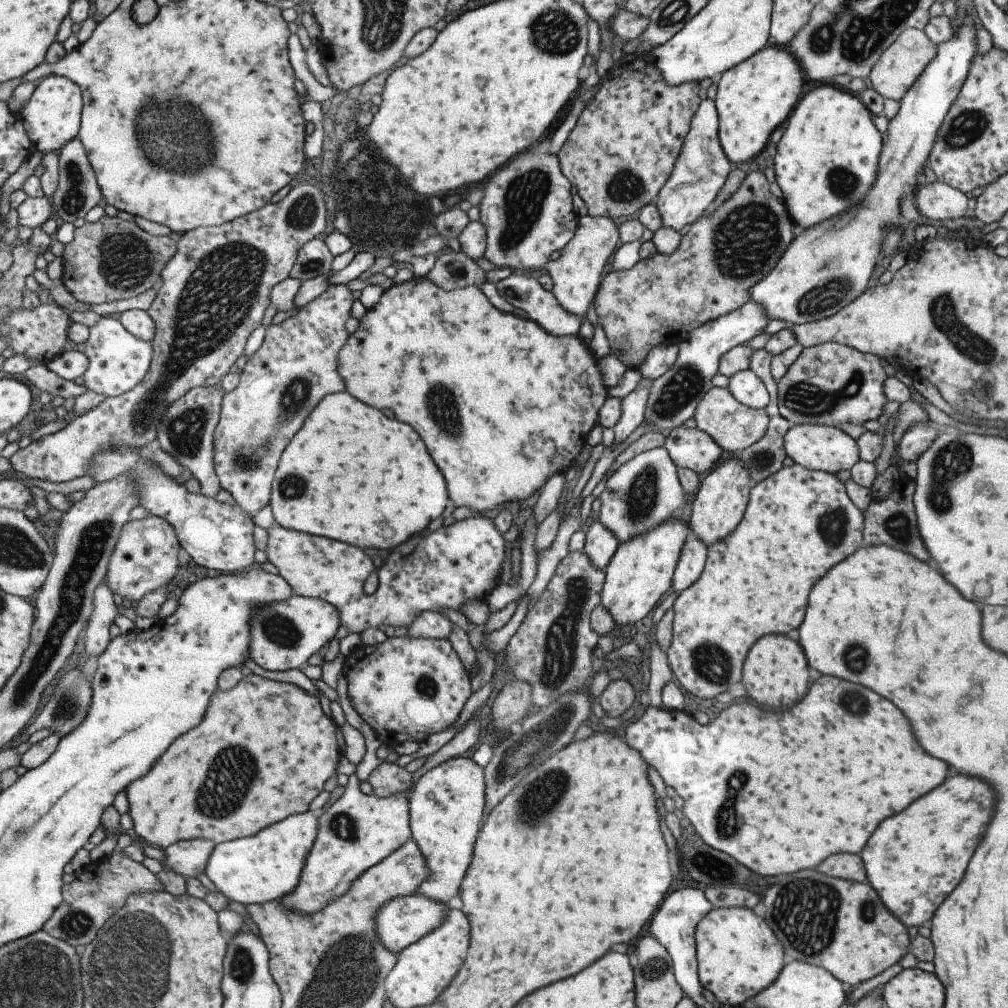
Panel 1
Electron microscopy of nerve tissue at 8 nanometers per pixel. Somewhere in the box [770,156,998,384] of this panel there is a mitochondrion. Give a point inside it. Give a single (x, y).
(826, 296)

